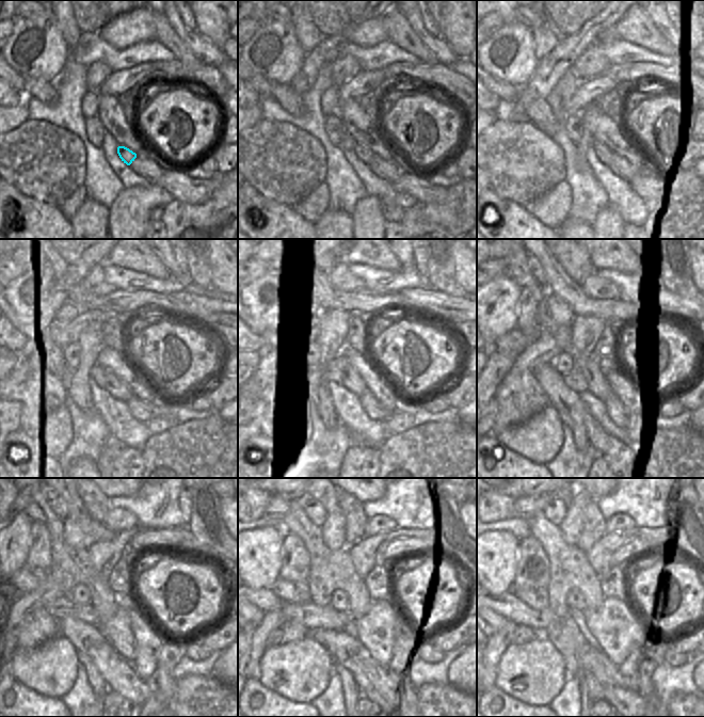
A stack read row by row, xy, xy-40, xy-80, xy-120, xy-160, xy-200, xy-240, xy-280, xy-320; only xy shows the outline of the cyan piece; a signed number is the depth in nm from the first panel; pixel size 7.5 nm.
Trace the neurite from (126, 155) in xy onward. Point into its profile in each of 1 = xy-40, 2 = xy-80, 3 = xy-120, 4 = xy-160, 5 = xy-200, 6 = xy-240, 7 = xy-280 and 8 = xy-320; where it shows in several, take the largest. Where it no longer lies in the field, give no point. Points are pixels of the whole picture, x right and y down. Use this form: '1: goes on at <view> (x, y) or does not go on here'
1: goes on at xy-40 (363, 153)
2: goes on at xy-80 (602, 153)
3: goes on at xy-120 (111, 382)
4: goes on at xy-160 (349, 380)
5: goes on at xy-200 (587, 381)
6: goes on at xy-240 (86, 614)
7: goes on at xy-280 (309, 616)
8: goes on at xy-320 (508, 604)

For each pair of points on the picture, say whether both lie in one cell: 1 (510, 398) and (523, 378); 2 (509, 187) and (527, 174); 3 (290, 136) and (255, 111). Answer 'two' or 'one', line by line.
1: one
2: one
3: two

